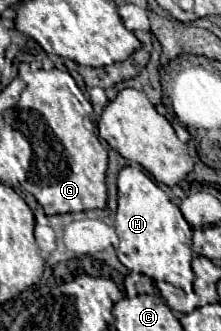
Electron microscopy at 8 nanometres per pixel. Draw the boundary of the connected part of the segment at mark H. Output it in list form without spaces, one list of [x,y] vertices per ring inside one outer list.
[[[124,167],[118,175],[118,211],[114,219],[114,229],[118,235],[118,259],[120,263],[136,273],[144,273],[154,281],[166,281],[174,287],[184,289],[186,293],[193,290],[194,273],[192,263],[192,227],[182,217],[178,205],[140,169],[140,167]]]

